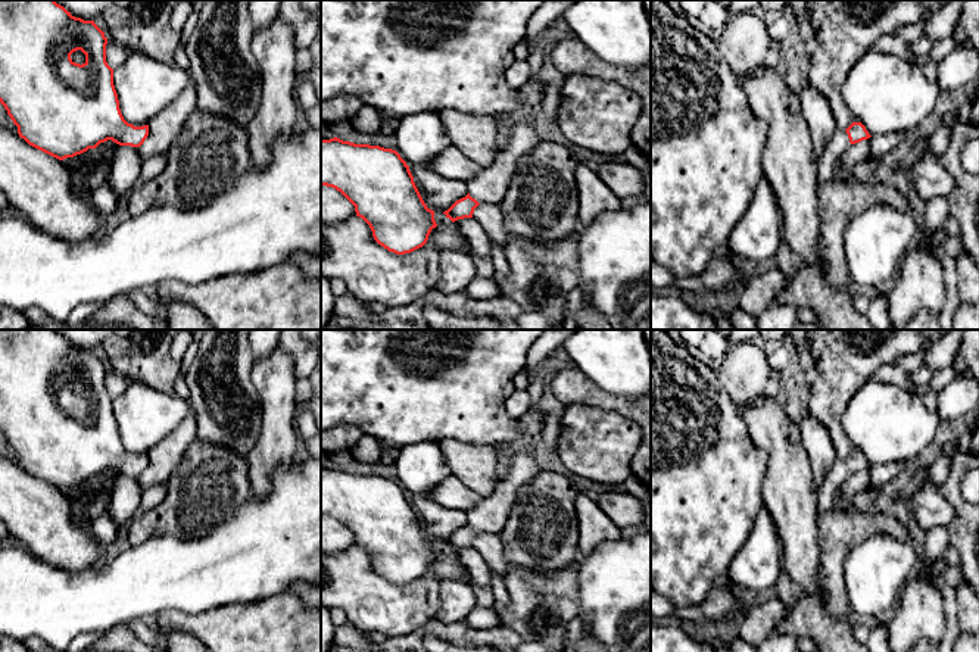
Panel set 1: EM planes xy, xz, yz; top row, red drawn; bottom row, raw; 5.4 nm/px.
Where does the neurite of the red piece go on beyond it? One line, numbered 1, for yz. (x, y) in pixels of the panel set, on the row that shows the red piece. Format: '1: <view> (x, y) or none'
1: yz (839, 142)

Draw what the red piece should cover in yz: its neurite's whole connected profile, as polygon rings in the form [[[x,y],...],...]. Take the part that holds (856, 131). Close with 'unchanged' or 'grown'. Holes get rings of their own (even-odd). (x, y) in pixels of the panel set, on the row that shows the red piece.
[[[854,119],[847,130],[836,130],[820,155],[817,185],[821,187],[826,181],[832,180],[835,162],[839,159],[844,150],[847,150],[851,144],[860,143],[870,137],[872,135],[866,127],[857,119]]]; grown

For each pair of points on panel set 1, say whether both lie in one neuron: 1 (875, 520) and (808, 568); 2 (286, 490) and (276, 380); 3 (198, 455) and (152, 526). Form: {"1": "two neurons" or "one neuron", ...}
{"1": "two neurons", "2": "two neurons", "3": "one neuron"}

